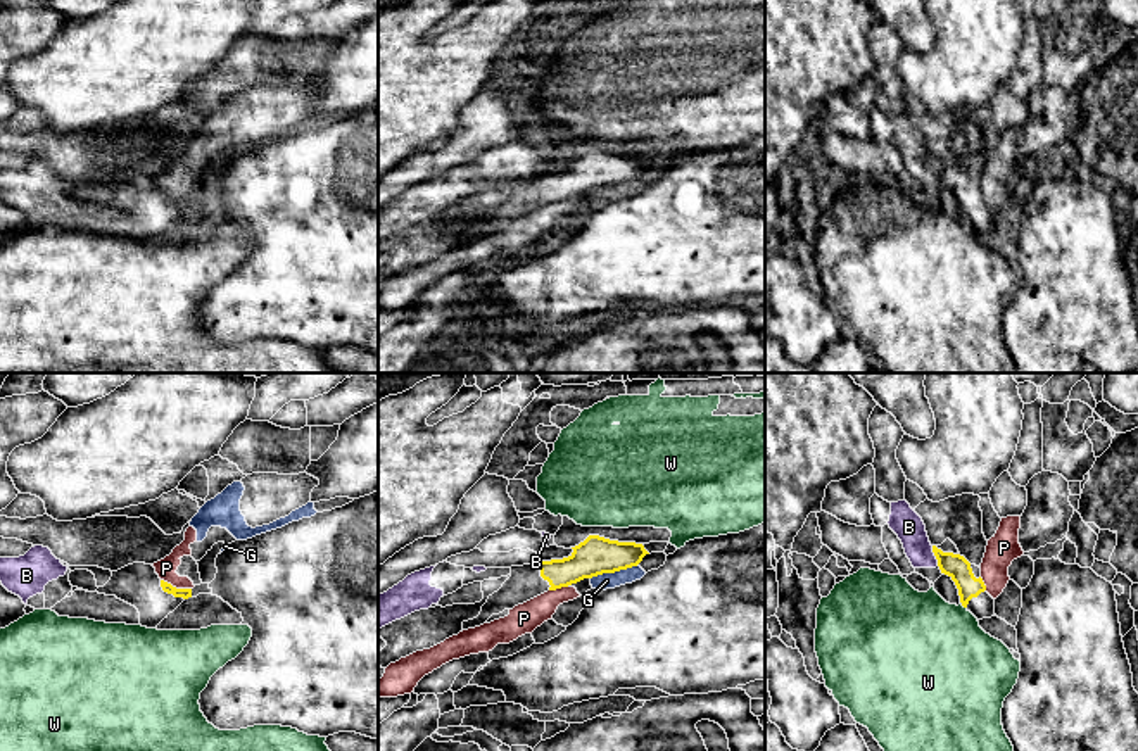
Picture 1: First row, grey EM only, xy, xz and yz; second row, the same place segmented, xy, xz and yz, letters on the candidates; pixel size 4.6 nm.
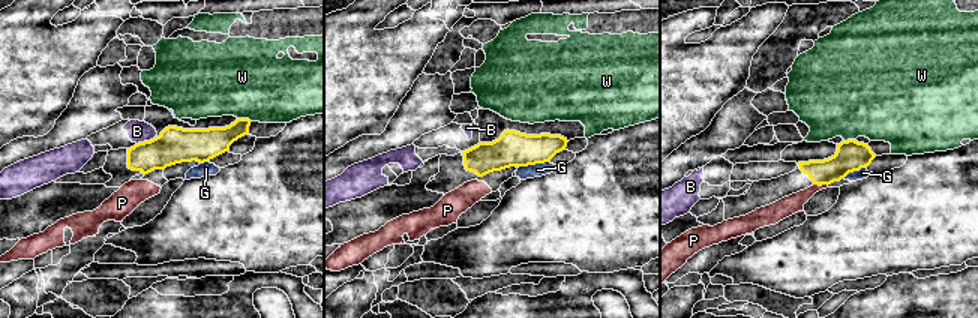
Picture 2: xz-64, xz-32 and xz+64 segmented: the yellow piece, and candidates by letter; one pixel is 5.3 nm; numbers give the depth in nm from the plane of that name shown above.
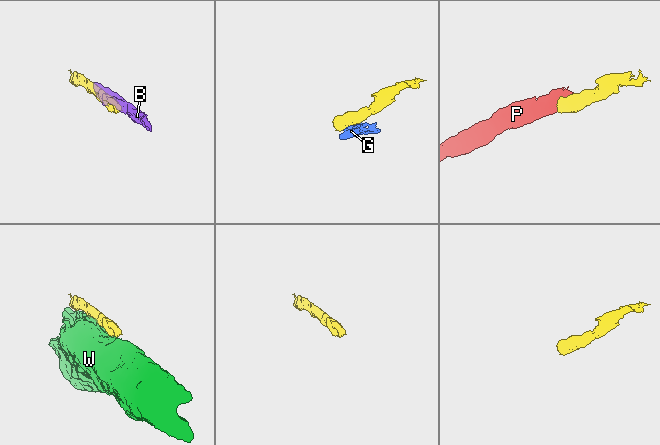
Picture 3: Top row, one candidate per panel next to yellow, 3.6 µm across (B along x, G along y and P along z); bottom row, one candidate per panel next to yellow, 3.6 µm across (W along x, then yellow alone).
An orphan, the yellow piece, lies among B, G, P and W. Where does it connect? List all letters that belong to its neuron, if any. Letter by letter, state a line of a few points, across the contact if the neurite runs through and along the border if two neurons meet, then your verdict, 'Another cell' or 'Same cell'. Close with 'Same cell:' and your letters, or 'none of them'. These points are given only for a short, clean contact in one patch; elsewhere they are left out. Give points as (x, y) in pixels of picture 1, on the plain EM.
B: Line: yz (931, 159), (938, 178). Another cell
G: Line: xz (638, 176), (603, 185), (591, 192). Another cell
P: Line: xy (161, 192), (177, 201), (190, 202). Another cell
W: Line: yz (960, 218), (966, 221). Another cell
Same cell: none of them

